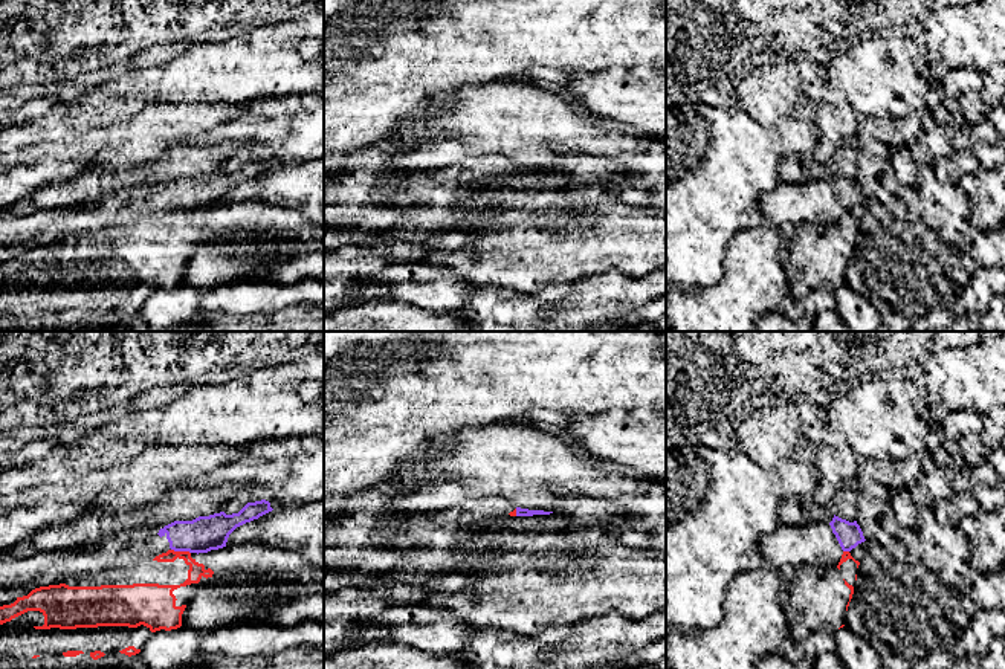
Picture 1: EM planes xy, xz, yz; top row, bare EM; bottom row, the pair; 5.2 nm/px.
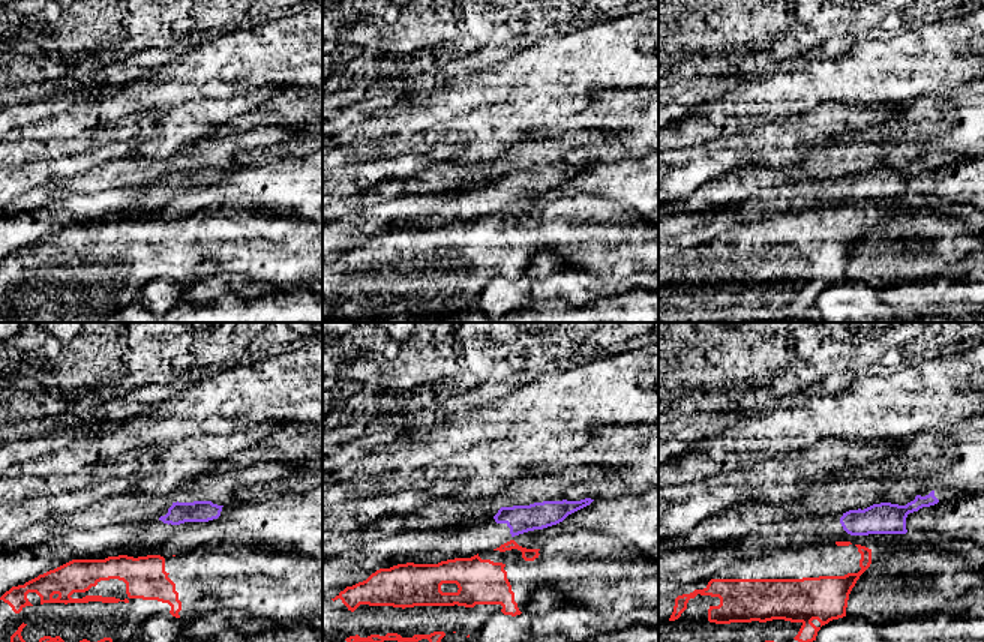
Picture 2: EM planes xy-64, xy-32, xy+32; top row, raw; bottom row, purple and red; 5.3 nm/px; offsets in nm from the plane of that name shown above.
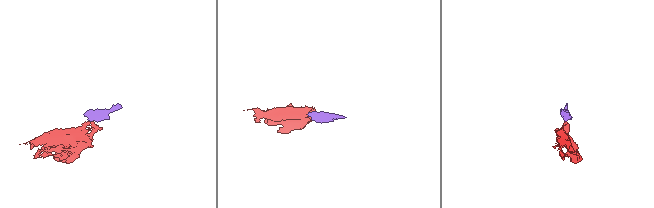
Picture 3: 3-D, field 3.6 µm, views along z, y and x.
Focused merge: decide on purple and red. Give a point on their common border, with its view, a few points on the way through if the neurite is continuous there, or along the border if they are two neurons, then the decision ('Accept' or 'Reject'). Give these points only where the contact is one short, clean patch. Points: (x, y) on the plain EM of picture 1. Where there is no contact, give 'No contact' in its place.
Touches purple at xy (180, 208). Boundary: xy (171, 206), (190, 211). Reject

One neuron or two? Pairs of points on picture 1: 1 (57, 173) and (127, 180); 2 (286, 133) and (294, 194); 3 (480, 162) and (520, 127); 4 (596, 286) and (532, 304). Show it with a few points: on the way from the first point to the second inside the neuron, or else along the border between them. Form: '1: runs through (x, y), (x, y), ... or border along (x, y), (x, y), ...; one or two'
1: border along (84, 168), (69, 179), (49, 182), (42, 187); two
2: border along (307, 161), (280, 164); two
3: border along (517, 162), (491, 153), (471, 155), (452, 165); two
4: runs through (581, 295), (562, 297), (547, 304); one

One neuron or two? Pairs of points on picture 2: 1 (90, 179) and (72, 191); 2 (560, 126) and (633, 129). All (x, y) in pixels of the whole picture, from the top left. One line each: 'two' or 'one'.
1: one
2: one

